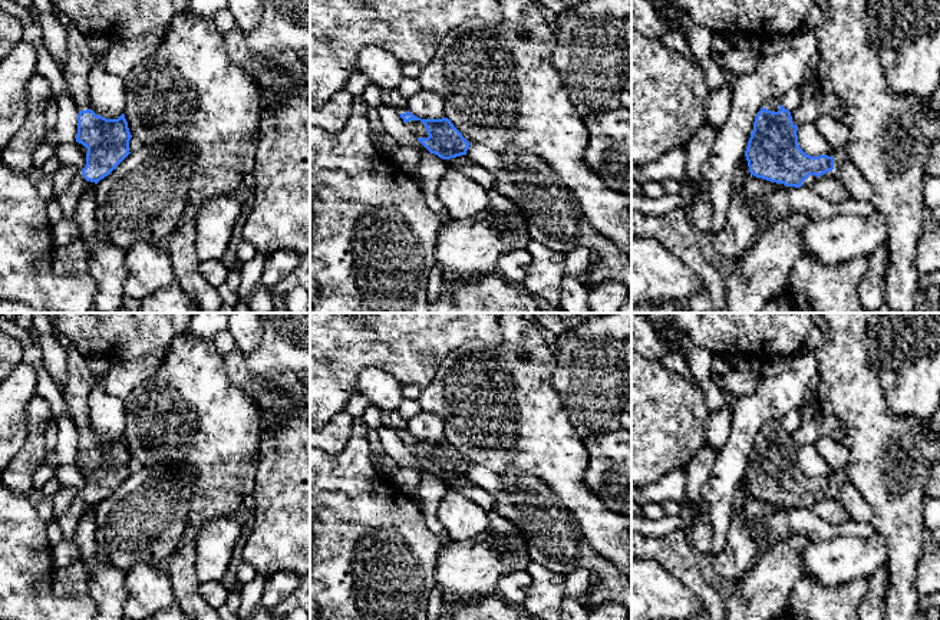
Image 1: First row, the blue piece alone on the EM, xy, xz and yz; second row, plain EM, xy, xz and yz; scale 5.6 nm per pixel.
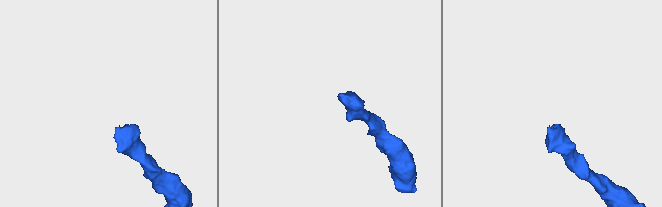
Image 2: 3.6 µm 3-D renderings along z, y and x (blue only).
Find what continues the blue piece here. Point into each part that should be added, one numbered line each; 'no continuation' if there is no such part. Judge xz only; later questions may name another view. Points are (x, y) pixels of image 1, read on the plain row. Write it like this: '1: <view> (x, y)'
1: xz (416, 448)

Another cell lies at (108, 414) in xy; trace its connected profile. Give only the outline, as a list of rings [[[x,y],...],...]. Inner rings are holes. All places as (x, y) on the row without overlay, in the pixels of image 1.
[[[98,383],[89,395],[88,405],[90,418],[89,431],[106,441],[118,441],[125,431],[125,400],[109,395]]]

